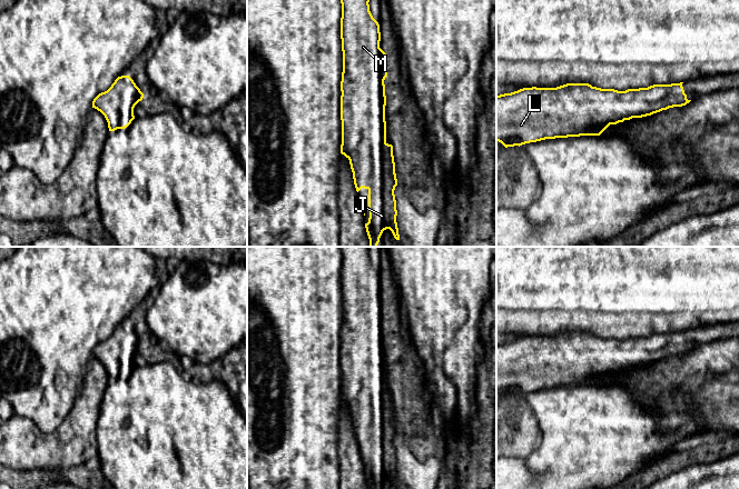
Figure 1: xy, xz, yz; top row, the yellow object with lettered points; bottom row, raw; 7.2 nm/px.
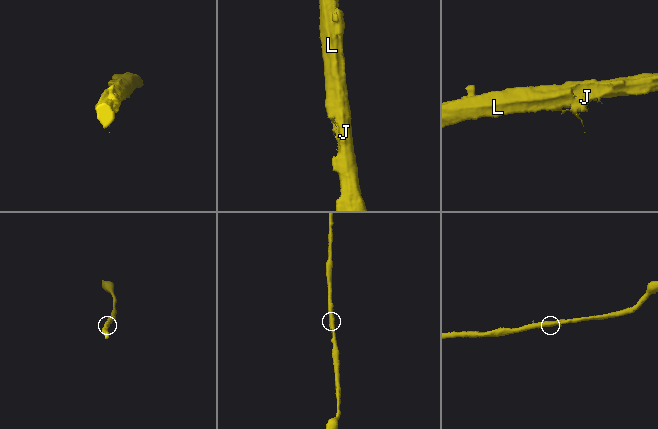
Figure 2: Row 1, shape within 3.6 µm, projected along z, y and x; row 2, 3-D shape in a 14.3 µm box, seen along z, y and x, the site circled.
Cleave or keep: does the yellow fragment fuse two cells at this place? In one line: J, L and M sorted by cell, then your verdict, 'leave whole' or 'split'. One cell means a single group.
J L M; leave whole

